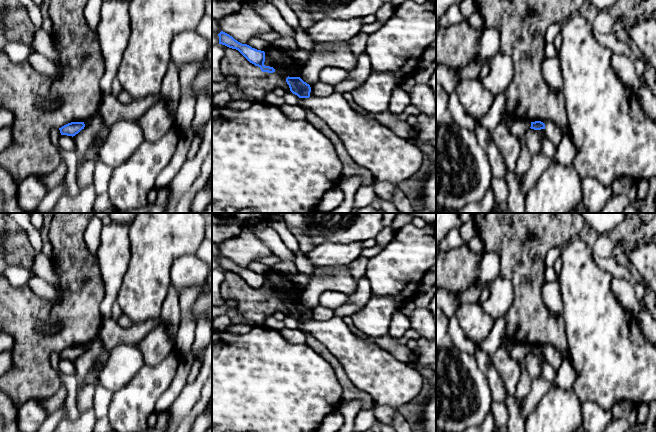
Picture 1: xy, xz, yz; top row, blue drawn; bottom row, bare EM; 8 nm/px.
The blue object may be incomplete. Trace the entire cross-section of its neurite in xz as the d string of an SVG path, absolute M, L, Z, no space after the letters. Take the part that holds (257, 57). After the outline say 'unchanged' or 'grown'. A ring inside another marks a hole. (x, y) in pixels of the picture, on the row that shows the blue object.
M221 31L219 34L219 44L225 45L229 48L238 50L250 63L258 66L262 72L273 73L275 69L270 66L265 66L265 52L252 48L247 44L242 44L235 40L229 34Z | unchanged

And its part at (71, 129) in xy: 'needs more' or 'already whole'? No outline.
already whole

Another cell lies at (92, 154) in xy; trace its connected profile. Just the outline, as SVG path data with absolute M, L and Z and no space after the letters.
M98 141L96 143L96 146L89 149L87 152L85 152L83 155L79 156L80 158L83 158L84 160L90 160L90 161L98 161L99 160L99 151L101 147L103 146L103 142Z

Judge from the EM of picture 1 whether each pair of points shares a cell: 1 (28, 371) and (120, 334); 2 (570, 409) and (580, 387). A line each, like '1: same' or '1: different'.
1: different
2: different

